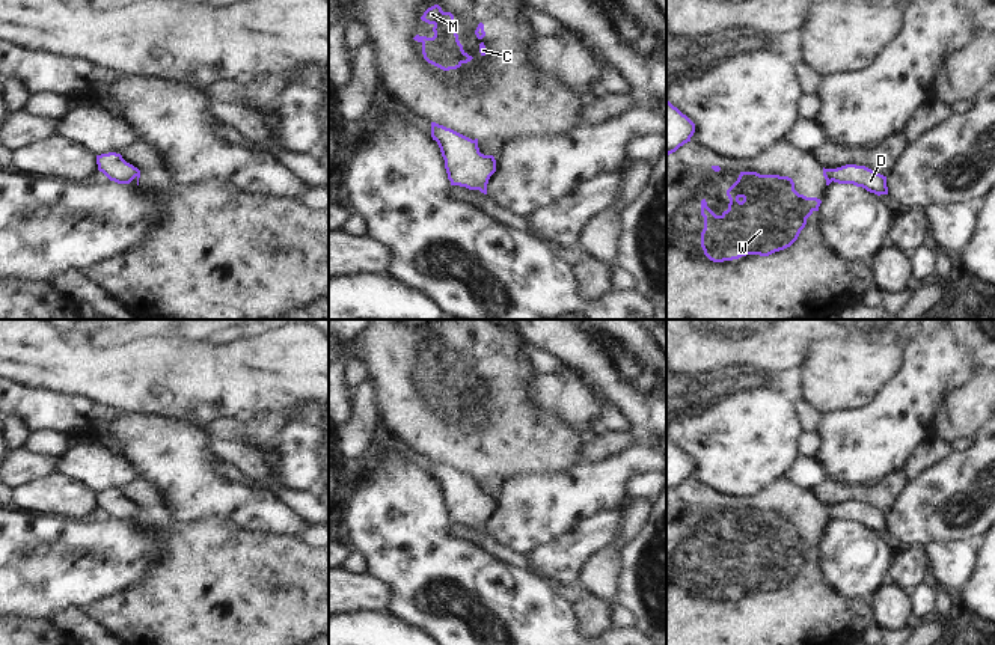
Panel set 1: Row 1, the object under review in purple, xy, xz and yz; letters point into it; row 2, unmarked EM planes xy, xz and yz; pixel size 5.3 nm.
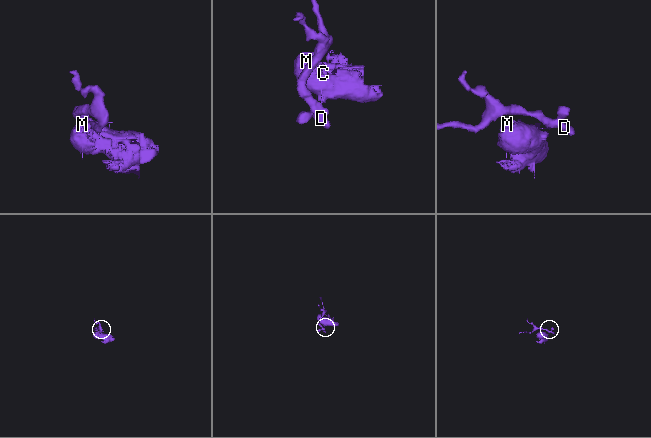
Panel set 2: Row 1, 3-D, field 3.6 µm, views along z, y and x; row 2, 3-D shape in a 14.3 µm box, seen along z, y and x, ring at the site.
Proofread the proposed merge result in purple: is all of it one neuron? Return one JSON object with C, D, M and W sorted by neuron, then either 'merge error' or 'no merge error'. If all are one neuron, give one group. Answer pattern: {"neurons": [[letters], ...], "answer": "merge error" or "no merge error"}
{"neurons": [["C", "M", "W"], ["D"]], "answer": "merge error"}

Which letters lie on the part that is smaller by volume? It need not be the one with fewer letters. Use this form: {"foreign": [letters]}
{"foreign": ["D"]}

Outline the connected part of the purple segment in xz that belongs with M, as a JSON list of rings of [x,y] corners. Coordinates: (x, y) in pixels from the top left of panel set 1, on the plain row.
[[[434,342],[424,350],[421,357],[434,363],[433,375],[419,372],[413,375],[422,381],[422,392],[428,401],[449,408],[473,396],[463,387],[458,378],[458,372],[454,368],[454,353],[451,350],[443,350],[439,342]]]

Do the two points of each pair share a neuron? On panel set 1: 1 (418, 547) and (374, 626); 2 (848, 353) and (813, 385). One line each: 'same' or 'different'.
1: different
2: same

